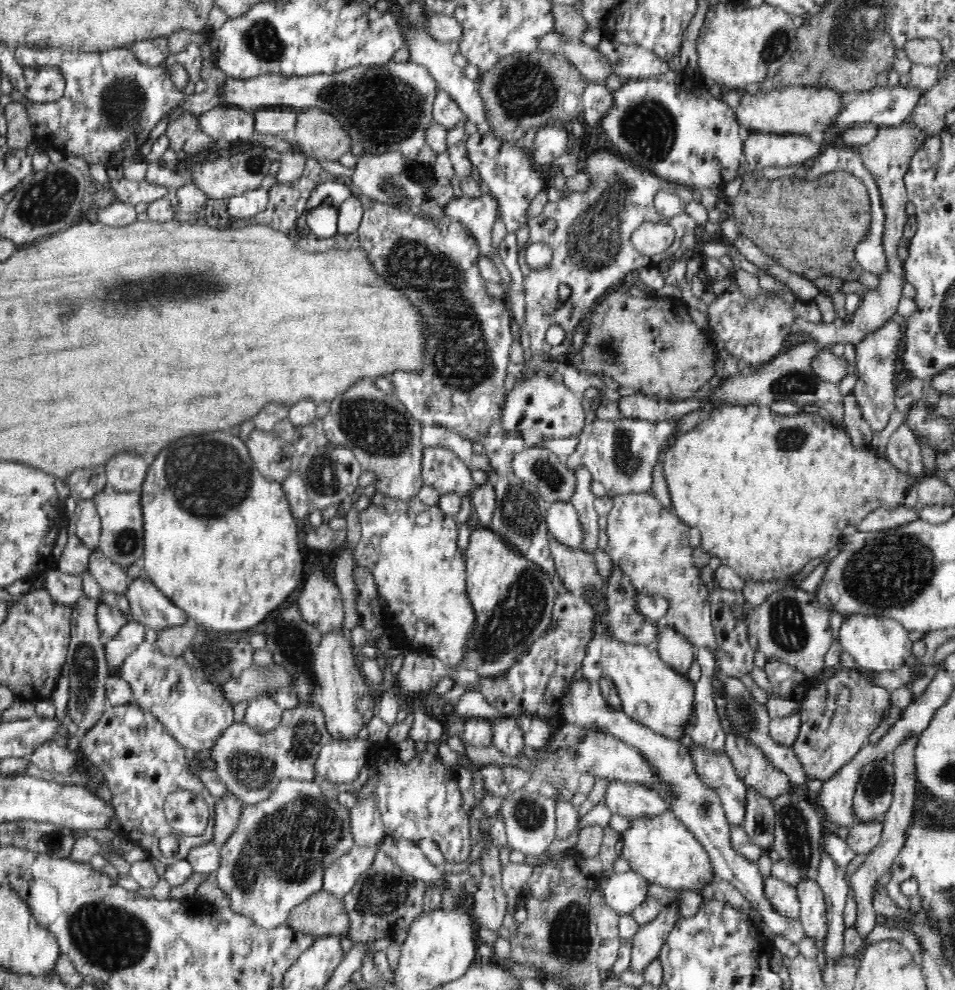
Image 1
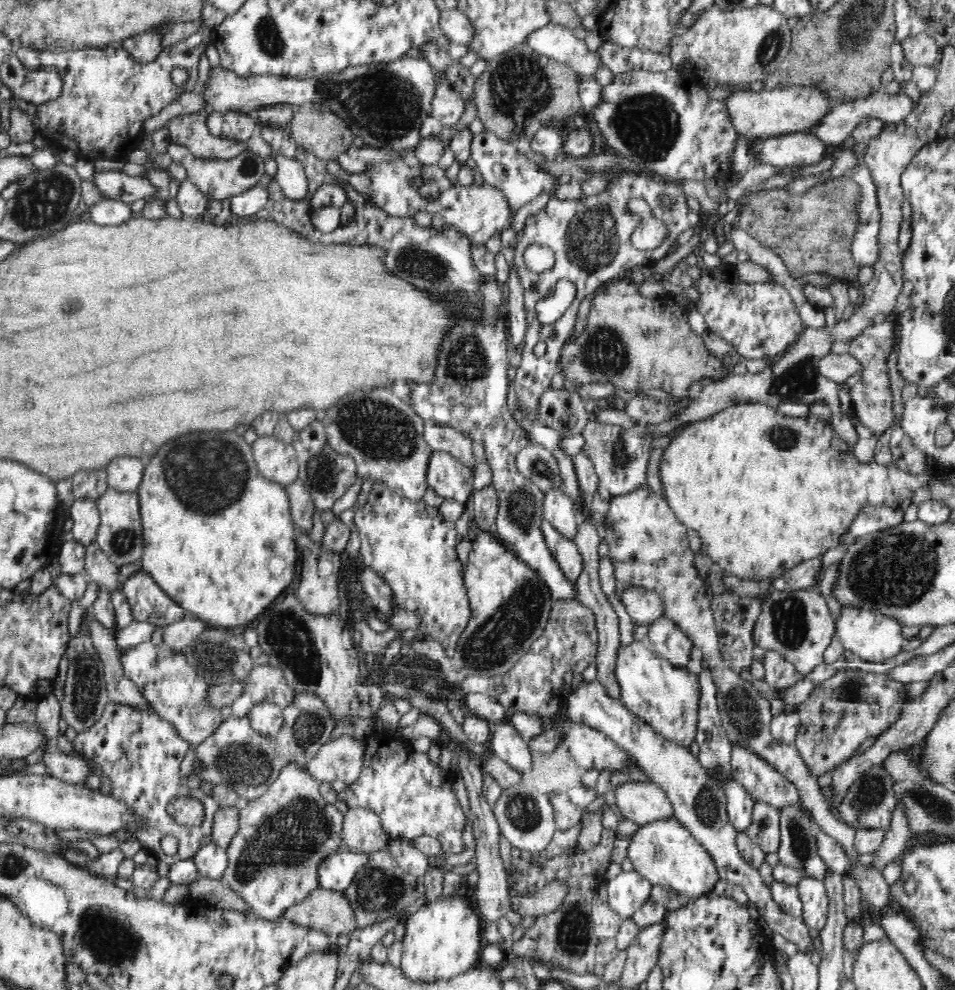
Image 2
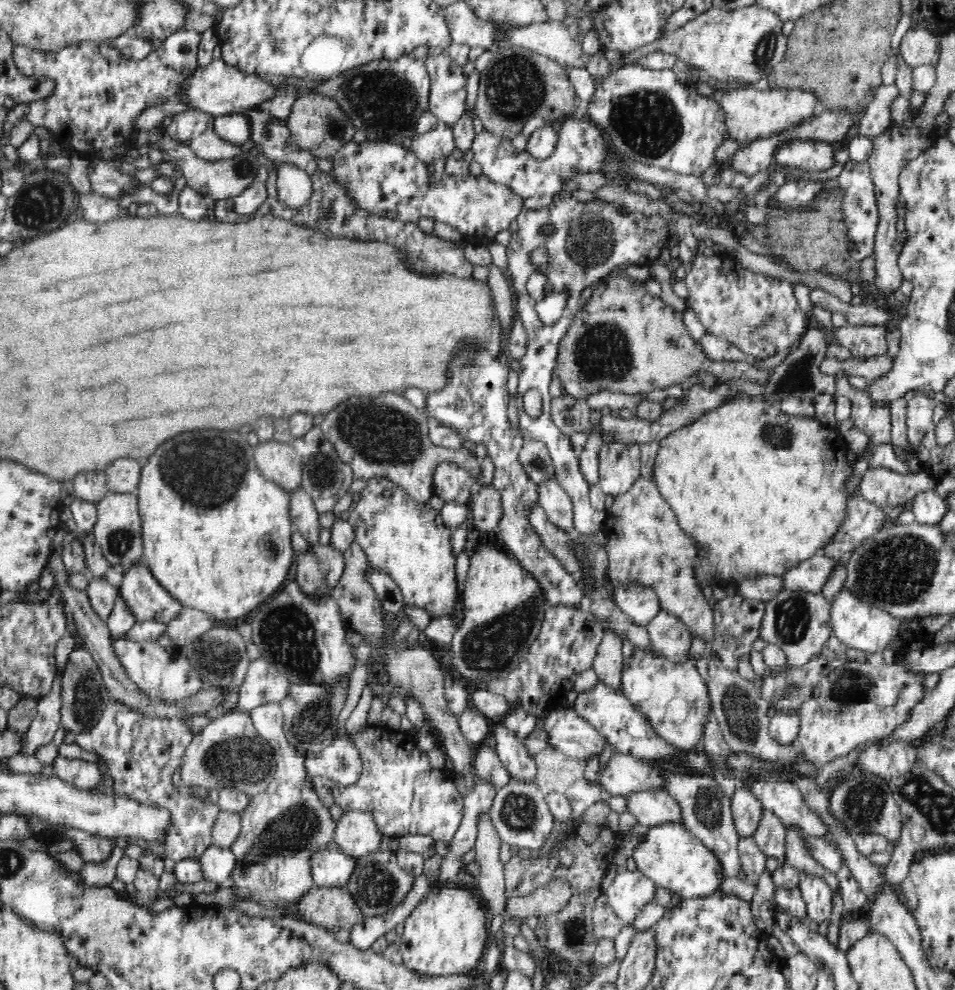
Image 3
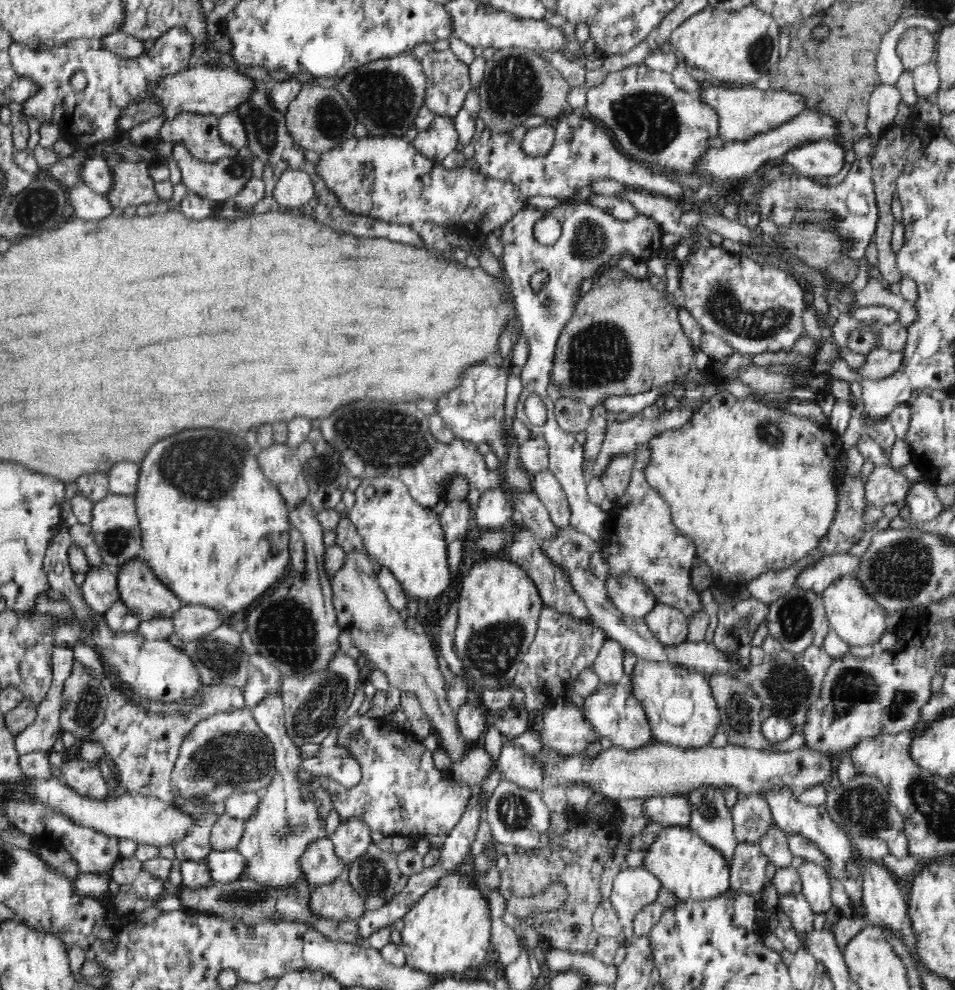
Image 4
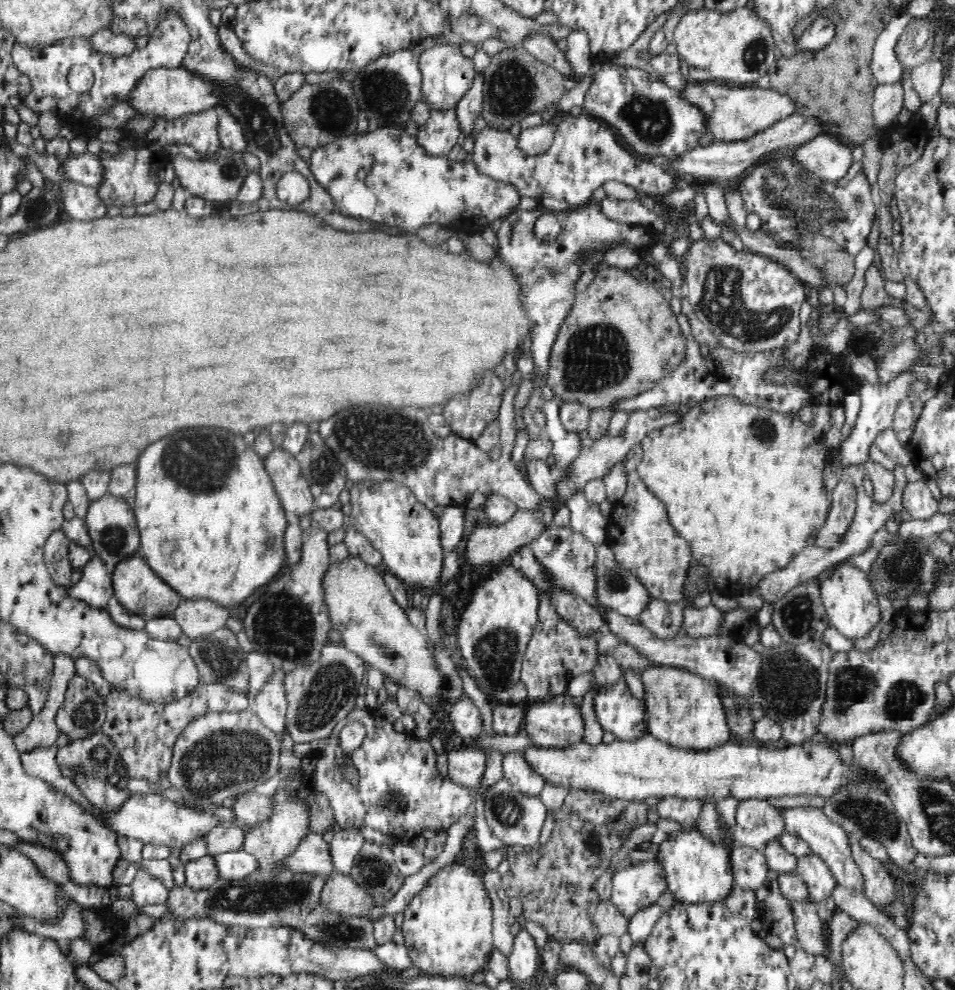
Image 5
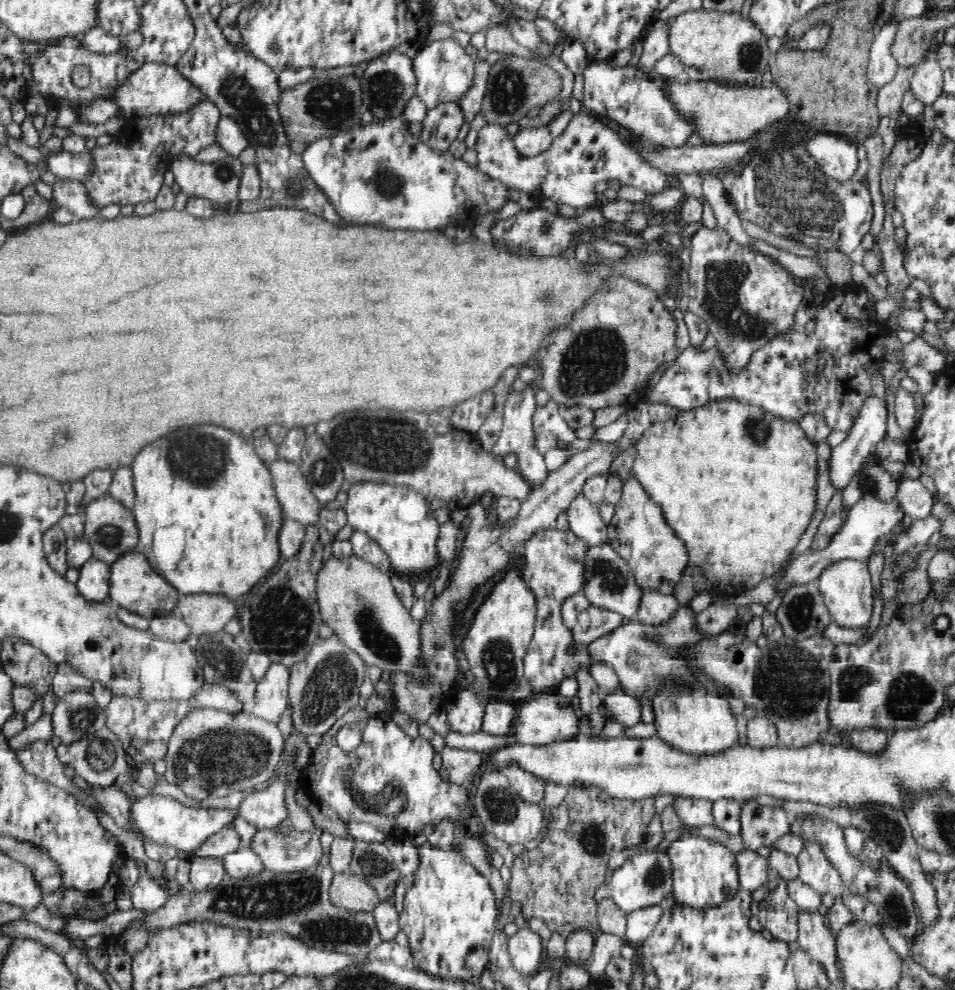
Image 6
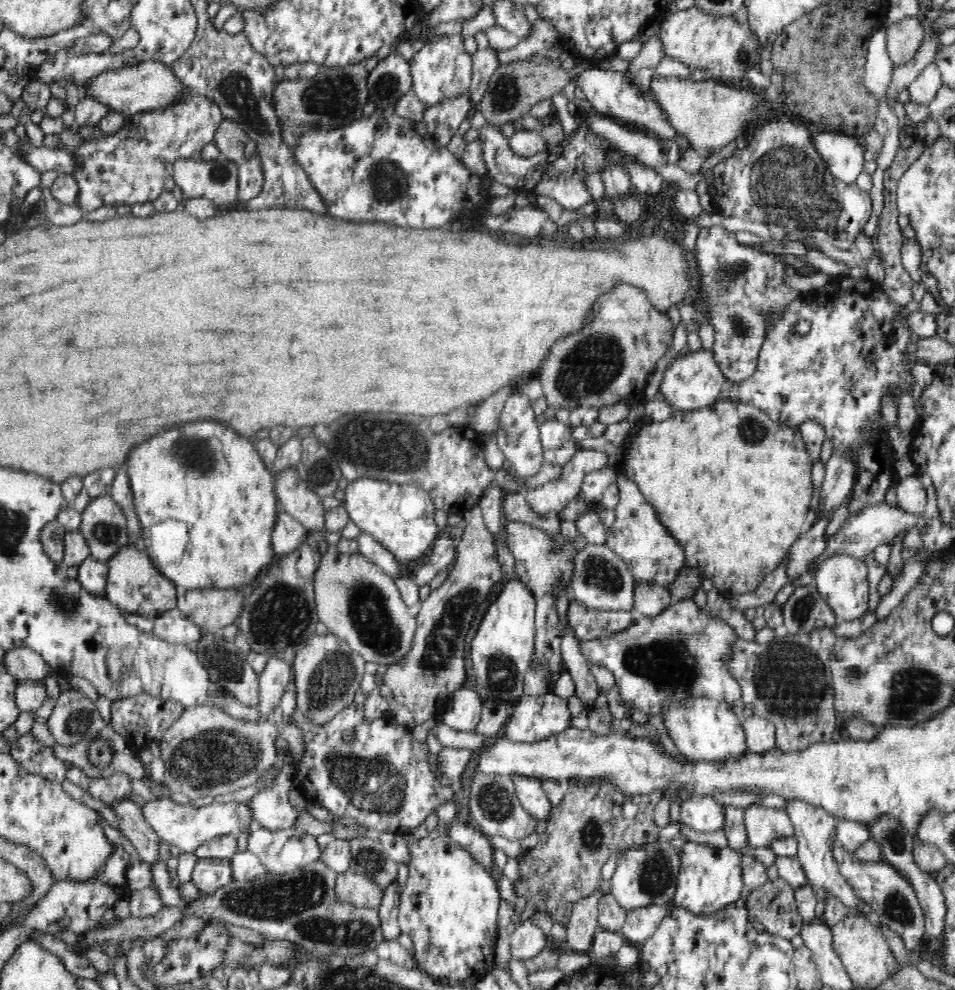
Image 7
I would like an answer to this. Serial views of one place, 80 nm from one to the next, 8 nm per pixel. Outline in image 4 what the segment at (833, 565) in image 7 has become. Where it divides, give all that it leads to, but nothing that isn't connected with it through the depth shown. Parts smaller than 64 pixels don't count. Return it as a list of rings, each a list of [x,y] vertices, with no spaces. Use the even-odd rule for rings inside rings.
[[[847,573],[832,582],[830,586],[820,594],[824,604],[830,628],[834,629],[838,636],[850,646],[876,646],[885,632],[892,630],[898,624],[898,617],[888,614],[867,591],[859,576]]]

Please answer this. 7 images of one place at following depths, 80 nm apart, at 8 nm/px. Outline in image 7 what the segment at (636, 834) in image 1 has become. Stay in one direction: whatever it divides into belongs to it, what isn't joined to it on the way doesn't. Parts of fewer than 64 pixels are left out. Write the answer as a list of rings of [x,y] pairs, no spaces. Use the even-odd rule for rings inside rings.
[[[688,841],[680,850],[682,866],[678,874],[678,886],[674,894],[674,906],[690,910],[696,916],[706,916],[720,912],[738,902],[744,893],[741,854],[729,846],[714,846]]]

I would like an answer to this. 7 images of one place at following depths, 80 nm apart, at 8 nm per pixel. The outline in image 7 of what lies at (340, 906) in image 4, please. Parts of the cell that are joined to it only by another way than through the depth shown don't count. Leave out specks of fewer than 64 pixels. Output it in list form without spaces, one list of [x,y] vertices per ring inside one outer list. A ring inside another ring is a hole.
[[[354,870],[339,873],[335,890],[340,899],[364,908],[379,908],[385,892],[374,879]]]

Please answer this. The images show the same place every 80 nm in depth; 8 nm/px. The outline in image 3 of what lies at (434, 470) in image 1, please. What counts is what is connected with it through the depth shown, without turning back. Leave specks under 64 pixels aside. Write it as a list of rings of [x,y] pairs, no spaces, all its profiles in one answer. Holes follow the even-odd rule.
[[[440,464],[434,474],[434,490],[445,502],[468,503],[473,479],[455,464]]]

